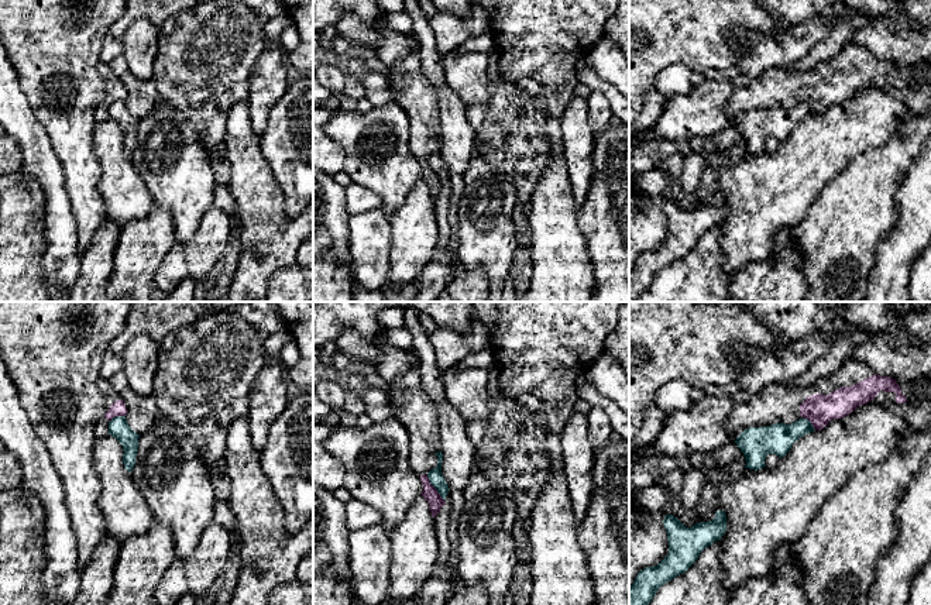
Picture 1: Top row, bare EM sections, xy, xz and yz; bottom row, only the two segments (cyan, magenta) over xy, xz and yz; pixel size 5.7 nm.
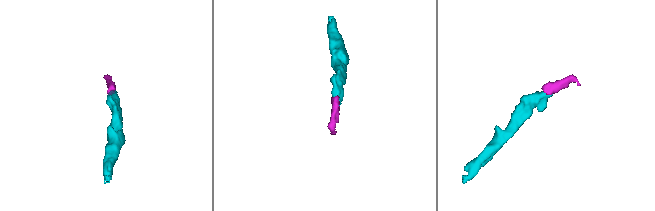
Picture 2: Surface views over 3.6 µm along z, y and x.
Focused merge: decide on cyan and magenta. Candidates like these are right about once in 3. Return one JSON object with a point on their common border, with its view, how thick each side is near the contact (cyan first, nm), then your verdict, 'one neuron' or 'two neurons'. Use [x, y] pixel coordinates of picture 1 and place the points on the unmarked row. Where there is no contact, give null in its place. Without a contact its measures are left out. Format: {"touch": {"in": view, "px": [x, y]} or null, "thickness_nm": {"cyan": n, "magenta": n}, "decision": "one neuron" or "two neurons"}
{"touch": {"in": "xz", "px": [435, 171]}, "thickness_nm": {"cyan": 80, "magenta": 90}, "decision": "two neurons"}

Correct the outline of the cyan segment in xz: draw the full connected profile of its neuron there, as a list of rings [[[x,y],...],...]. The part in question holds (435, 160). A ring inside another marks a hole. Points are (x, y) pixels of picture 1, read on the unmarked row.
[[[437,135],[436,140],[437,140],[439,147],[433,154],[430,154],[427,157],[427,162],[429,162],[430,168],[437,173],[440,181],[446,185],[446,181],[447,181],[447,176],[450,172],[442,159],[443,138],[442,138],[442,135]]]

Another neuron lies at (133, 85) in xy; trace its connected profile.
[[[126,71],[120,76],[120,82],[124,85],[128,94],[126,99],[128,110],[137,118],[144,118],[152,110],[155,100],[159,99],[154,79],[141,80],[130,71]]]

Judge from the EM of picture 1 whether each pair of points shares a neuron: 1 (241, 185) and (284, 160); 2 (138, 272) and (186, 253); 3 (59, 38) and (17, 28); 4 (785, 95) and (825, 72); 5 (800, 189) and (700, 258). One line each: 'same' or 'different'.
1: different
2: different
3: same
4: same
5: different

